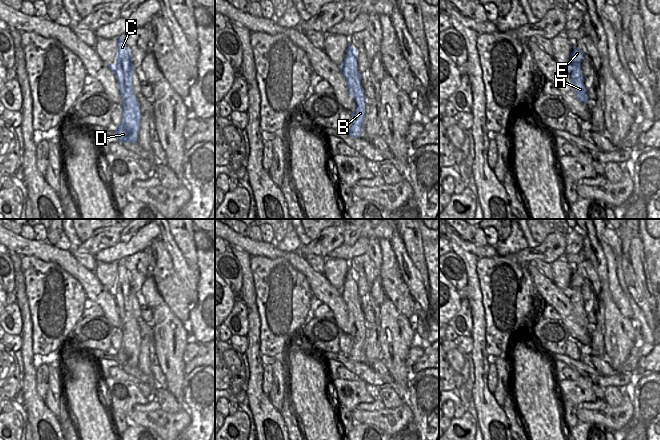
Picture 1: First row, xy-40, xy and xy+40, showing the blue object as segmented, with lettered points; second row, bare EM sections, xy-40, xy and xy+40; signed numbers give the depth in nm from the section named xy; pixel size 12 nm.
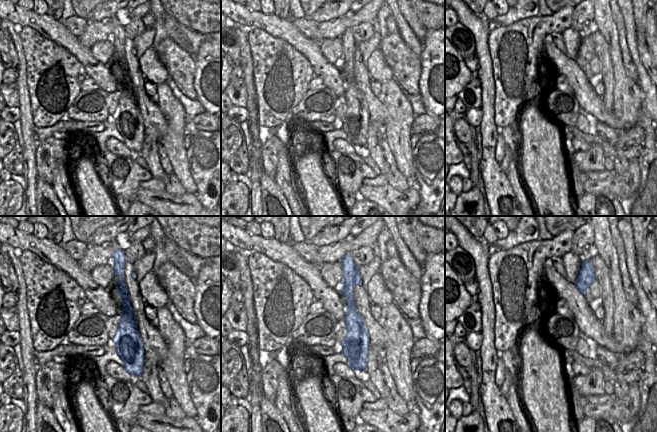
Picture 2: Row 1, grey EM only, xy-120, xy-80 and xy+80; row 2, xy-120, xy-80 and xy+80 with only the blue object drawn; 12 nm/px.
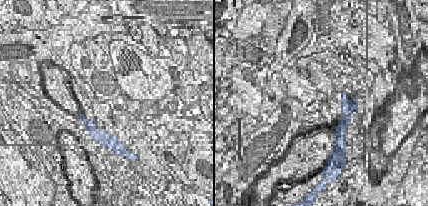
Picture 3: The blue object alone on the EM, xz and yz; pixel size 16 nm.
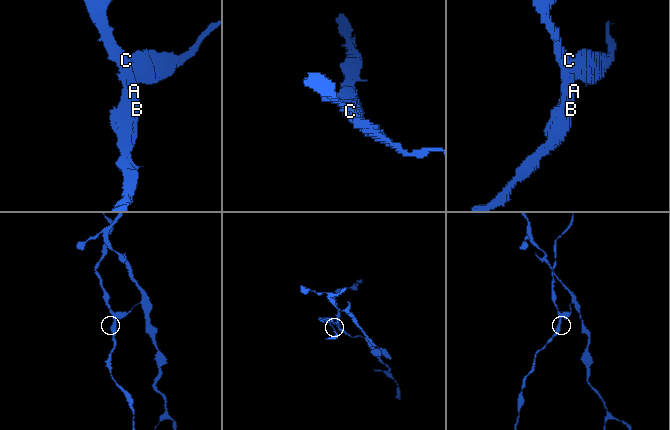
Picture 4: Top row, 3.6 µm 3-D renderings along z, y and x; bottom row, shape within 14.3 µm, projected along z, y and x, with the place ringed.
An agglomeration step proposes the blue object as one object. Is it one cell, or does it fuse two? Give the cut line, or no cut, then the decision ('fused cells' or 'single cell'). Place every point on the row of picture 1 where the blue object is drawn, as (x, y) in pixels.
cut xy+40 (570, 59), (573, 62), (580, 63); fused cells

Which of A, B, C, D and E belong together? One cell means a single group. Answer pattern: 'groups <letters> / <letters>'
groups A B C D / E

